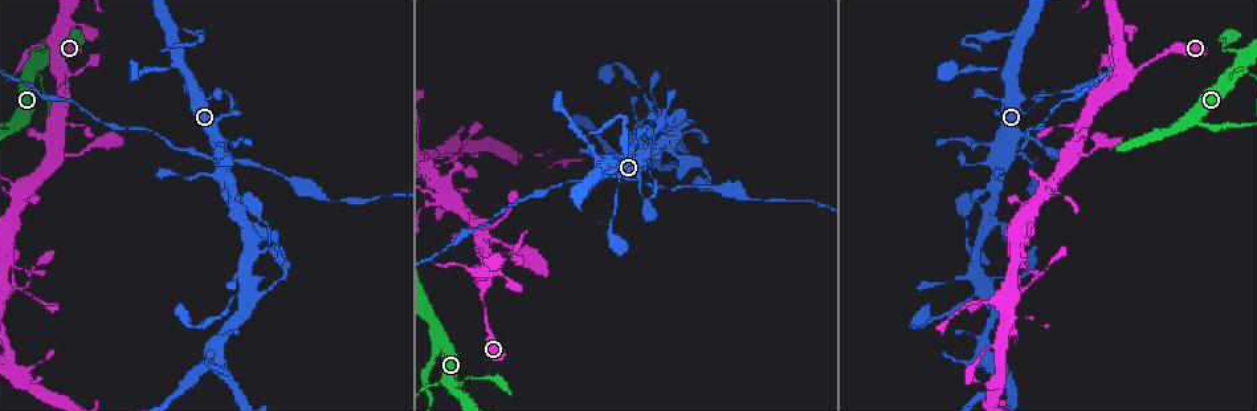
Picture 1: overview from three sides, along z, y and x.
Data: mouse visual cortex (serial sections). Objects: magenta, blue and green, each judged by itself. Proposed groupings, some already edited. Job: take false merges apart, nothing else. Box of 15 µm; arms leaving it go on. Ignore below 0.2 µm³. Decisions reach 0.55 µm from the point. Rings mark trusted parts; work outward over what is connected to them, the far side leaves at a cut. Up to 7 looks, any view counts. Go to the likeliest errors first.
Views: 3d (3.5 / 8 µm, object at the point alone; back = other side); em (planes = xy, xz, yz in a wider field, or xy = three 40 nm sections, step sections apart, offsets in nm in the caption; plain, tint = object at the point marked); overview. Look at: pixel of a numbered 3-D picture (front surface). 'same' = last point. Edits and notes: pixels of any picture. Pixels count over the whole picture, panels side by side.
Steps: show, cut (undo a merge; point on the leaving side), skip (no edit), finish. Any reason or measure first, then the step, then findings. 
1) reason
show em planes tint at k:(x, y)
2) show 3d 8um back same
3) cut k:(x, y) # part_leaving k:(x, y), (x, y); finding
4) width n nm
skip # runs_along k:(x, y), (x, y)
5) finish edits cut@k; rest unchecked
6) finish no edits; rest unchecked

two arms in line, one across
show 3d 8um at 1:(1230, 78)

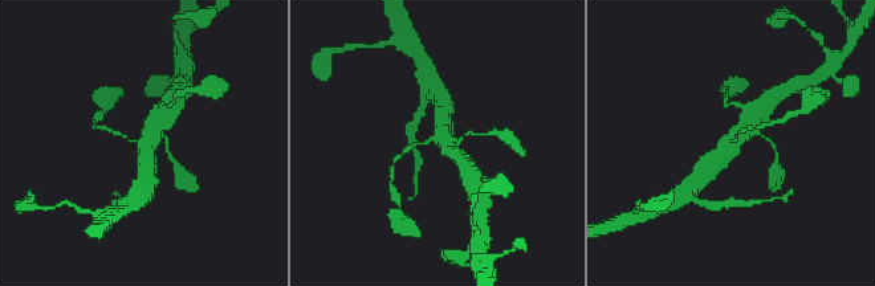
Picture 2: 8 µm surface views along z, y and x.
arms 3; arm_widths 150, 350, 450 nm
show em xy step 3 tint at 2:(128, 139)

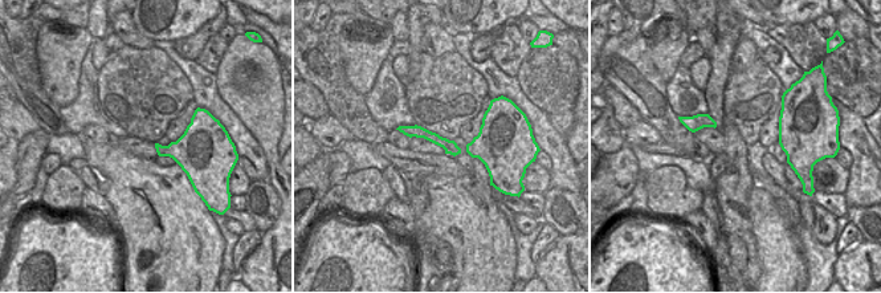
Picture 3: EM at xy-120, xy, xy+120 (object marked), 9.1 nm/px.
width 120 nm
skip # runs_along 2:(444, 123), (444, 138), (415, 144), (398, 159); one cell here

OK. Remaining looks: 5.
show 3d 3.5um back at 1:(437, 352)

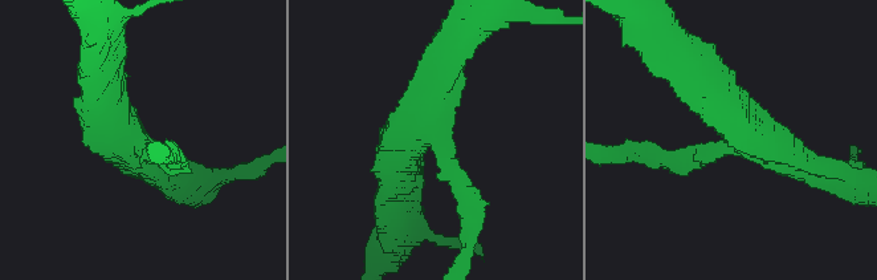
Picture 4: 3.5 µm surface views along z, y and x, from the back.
arms 3; arm_widths 200, 350, 350 nm; shape alone is not enough
show em xy step 3 tint at 4:(136, 143)

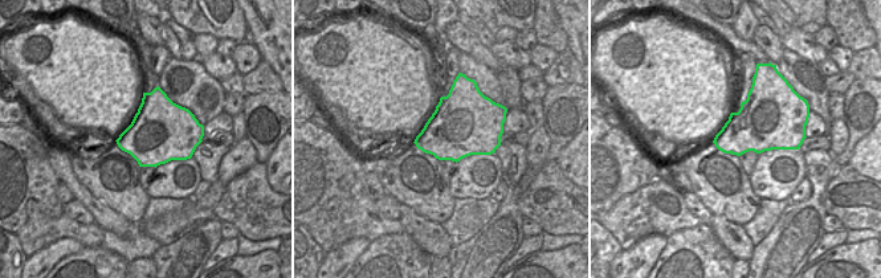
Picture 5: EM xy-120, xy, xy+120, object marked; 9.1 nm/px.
show em xy step 2 tint same

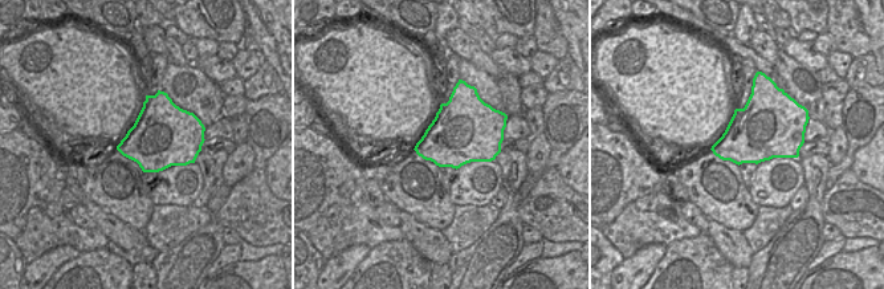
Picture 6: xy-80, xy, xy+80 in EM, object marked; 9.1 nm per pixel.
width 600 nm
skip # runs_along 4:(693, 76), (745, 133), (819, 174); all the same cell

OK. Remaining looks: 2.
thin arm on a thick one
show 3d 3.5um at 1:(440, 195)

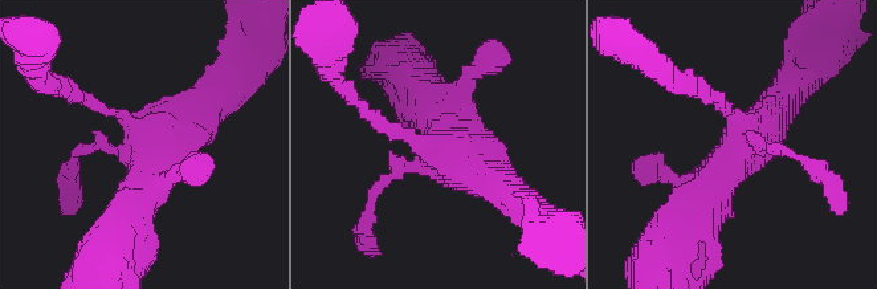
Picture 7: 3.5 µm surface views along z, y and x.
arms 4; arm_widths 150, 150, 400, 450 nm
show em xy step 1 tint at 7:(149, 142)

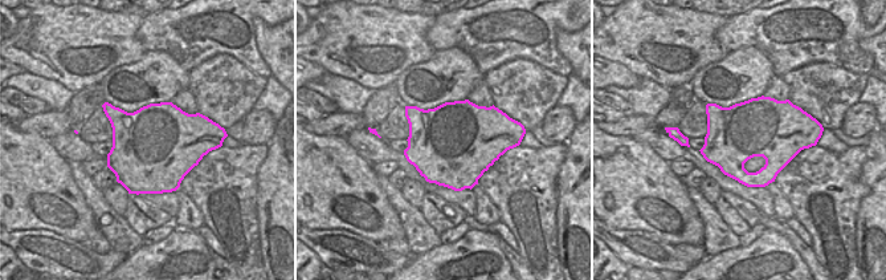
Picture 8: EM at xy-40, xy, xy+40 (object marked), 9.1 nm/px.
skip # runs_along 7:(784, 96), (682, 210); all the same cell

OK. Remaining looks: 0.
finish no edits; rest unchecked

